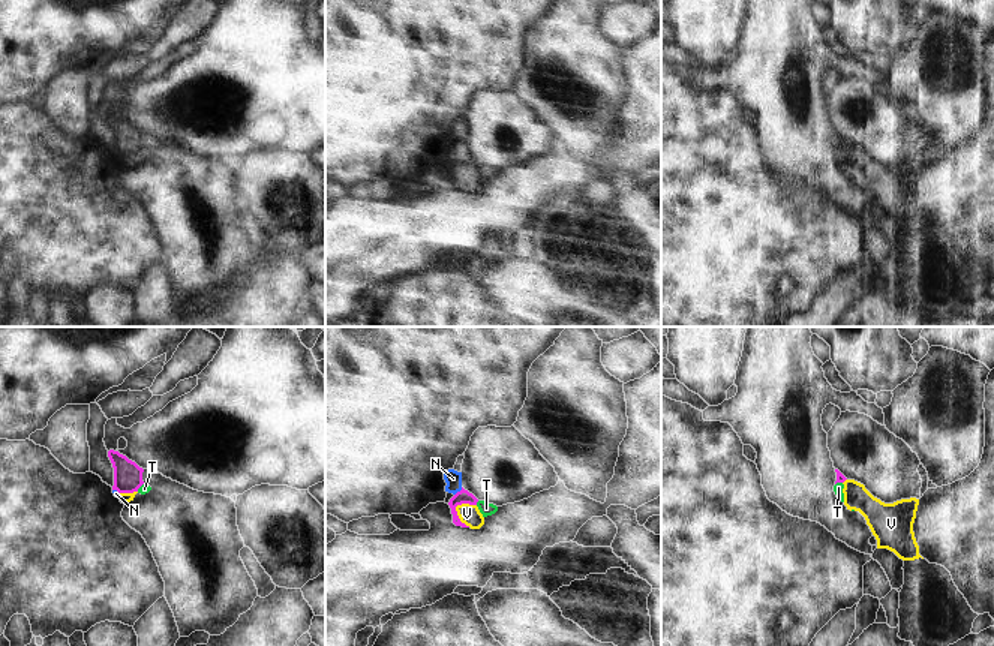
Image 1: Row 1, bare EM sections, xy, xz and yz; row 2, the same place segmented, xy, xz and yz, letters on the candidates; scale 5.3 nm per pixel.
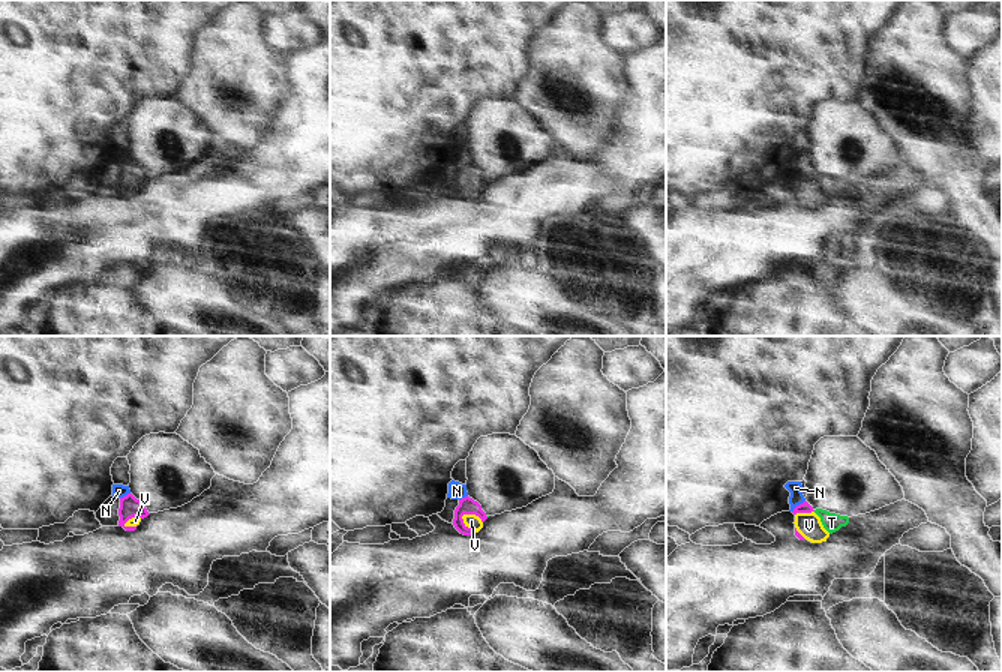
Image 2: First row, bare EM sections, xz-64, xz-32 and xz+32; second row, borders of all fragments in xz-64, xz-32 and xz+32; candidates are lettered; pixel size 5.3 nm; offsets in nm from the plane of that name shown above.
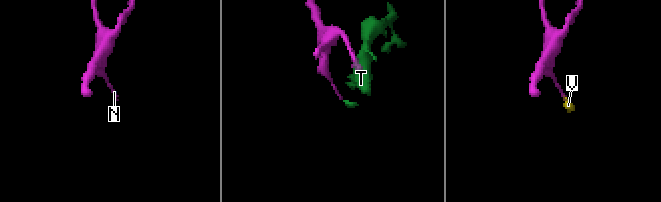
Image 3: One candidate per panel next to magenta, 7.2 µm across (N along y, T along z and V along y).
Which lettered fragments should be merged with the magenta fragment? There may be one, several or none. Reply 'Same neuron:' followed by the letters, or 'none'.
Same neuron: V

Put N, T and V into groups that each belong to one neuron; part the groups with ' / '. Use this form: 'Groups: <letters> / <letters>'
Groups: N T / V.

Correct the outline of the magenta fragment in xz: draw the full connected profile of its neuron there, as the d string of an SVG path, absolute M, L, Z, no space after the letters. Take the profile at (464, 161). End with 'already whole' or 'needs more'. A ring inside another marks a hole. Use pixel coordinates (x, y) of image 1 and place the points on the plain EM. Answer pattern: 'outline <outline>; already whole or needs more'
outline M462 151L448 166L453 187L462 192L480 193L484 181L477 171L478 163Z; needs more

